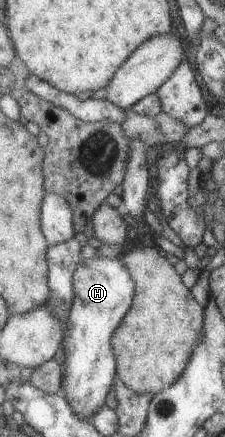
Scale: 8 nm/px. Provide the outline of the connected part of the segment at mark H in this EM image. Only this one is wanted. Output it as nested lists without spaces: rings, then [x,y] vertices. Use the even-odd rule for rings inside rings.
[[[98,256],[83,259],[73,276],[74,302],[68,315],[67,328],[63,334],[63,346],[66,358],[62,368],[62,386],[64,398],[70,403],[71,409],[81,419],[88,420],[106,405],[106,397],[117,380],[116,357],[112,348],[113,334],[118,330],[123,318],[129,313],[134,297],[135,282],[130,276],[127,266],[121,257],[113,259]]]

